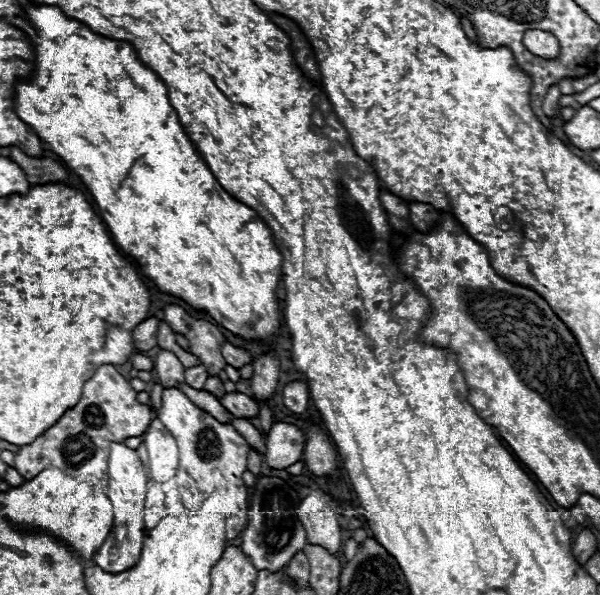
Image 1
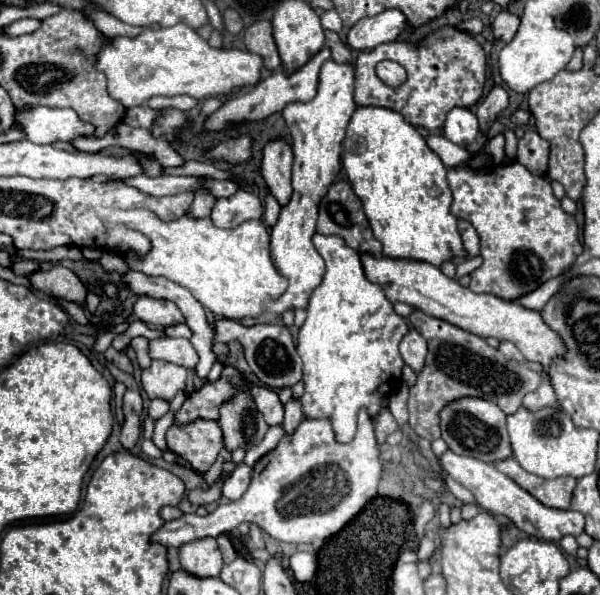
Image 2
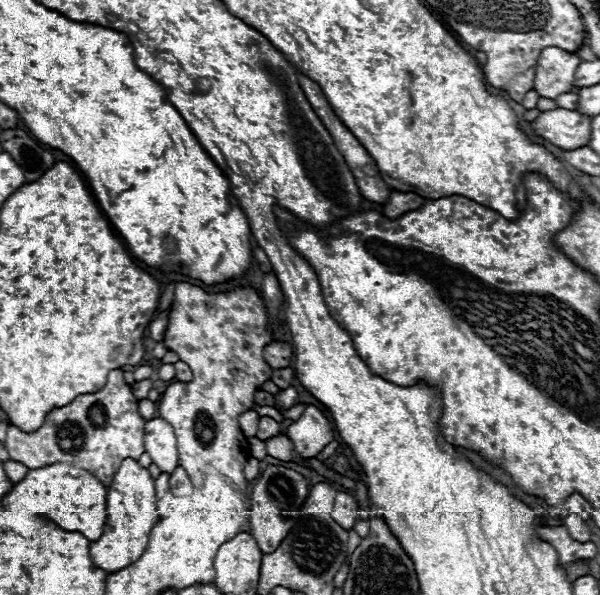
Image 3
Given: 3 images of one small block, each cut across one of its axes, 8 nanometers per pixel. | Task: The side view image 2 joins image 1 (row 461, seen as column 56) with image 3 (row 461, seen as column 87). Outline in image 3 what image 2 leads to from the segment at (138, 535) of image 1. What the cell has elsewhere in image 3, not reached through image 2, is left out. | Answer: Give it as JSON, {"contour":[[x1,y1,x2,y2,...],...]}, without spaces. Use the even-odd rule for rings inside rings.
{"contour":[[126,458,116,470,106,496,106,512,108,520,104,526,104,534,100,540,90,542,90,558,98,568,106,572,116,572,130,566,142,556,148,544,148,532,160,520,160,514,156,510,154,478,136,460]]}

